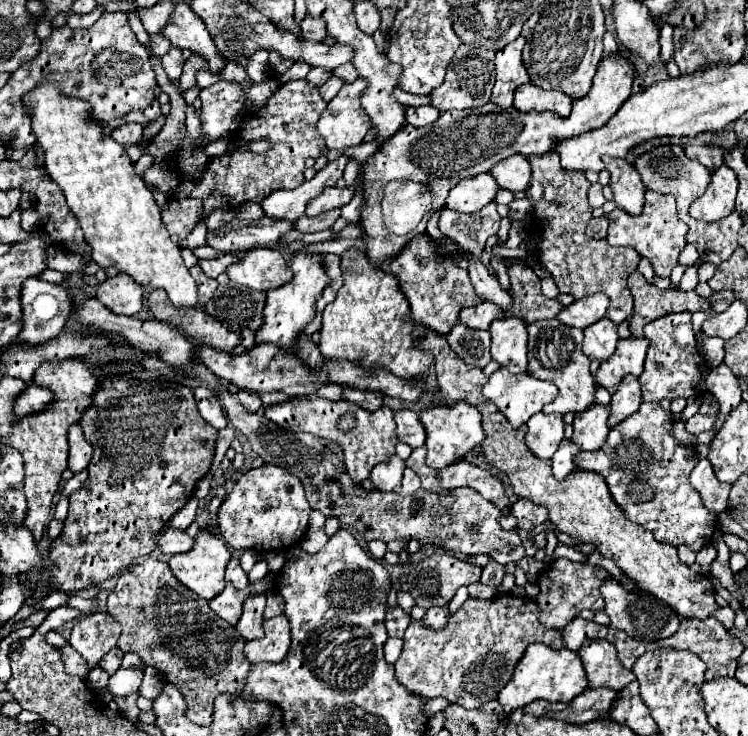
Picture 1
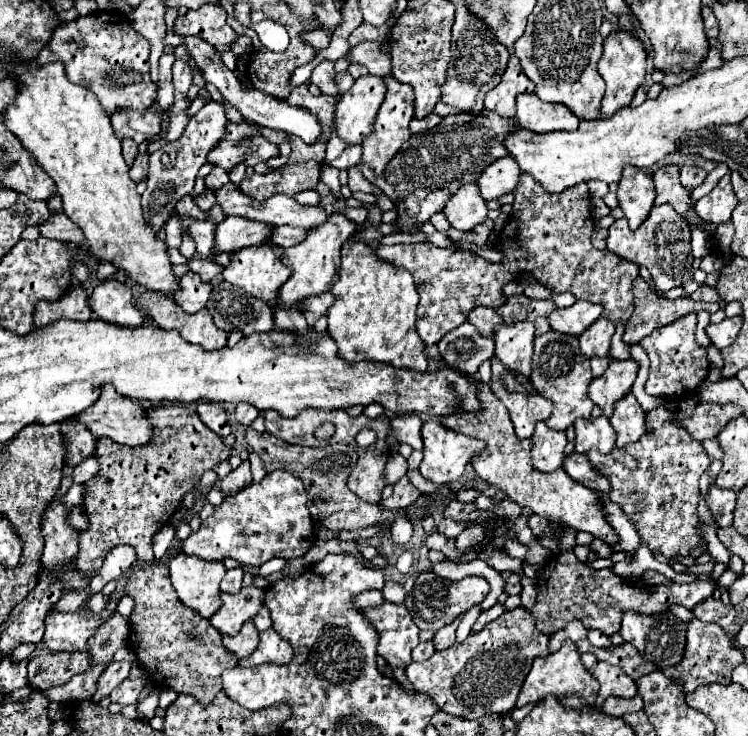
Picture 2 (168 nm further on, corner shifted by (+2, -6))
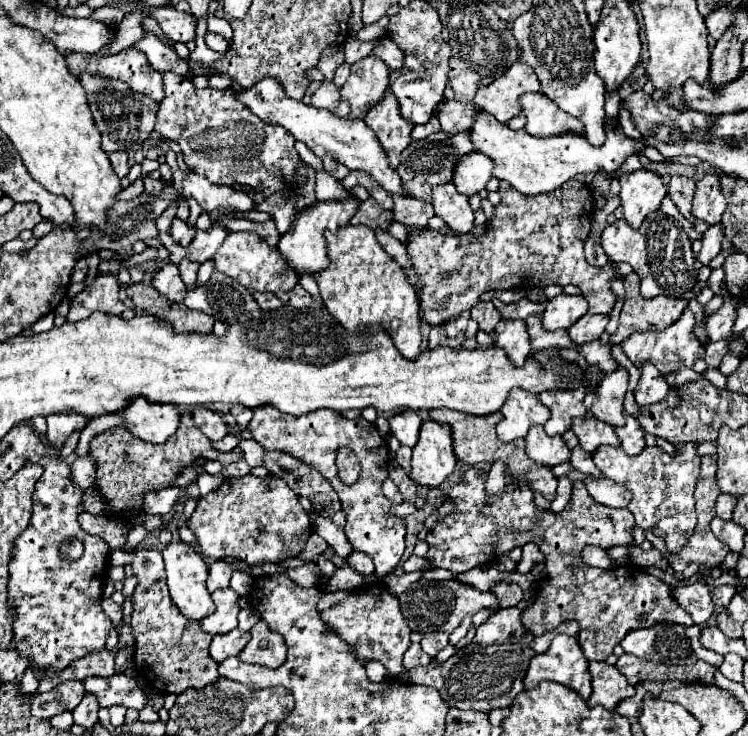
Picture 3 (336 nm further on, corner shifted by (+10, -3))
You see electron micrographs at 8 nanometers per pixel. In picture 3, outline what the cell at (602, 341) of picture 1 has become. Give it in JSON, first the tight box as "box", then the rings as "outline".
{"box":[568,314,608,344],"outline":[[[584,314],[578,322],[572,324],[572,328],[568,332],[570,332],[570,338],[576,344],[588,344],[588,342],[600,338],[600,334],[604,332],[606,324],[608,324],[608,316]]]}

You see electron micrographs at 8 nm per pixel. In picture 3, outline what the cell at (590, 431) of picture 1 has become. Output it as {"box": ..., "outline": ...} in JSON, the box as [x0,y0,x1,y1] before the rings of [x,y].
{"box":[572,418,620,454],"outline":[[[576,418],[572,424],[572,432],[578,436],[580,446],[590,454],[602,444],[620,446],[620,438],[616,436],[614,428],[598,418]]]}

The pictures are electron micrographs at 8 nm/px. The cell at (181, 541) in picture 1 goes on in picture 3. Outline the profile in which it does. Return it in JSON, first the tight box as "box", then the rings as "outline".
{"box":[188,474,312,564],"outline":[[[252,474],[226,478],[214,492],[198,500],[188,526],[198,536],[202,556],[212,560],[234,556],[246,564],[296,558],[312,534],[310,518],[302,508],[298,494],[272,474],[268,478],[256,478]]]}

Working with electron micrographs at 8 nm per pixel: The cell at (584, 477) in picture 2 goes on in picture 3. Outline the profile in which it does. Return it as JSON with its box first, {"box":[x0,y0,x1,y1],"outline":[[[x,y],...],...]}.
{"box":[586,478,632,508],"outline":[[[586,478],[586,488],[592,494],[592,498],[598,504],[610,506],[610,508],[626,508],[628,502],[632,500],[632,492],[608,478]]]}

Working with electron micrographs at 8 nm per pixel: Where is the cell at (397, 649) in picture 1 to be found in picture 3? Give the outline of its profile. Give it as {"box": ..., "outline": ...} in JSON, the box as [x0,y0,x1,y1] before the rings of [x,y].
{"box":[366,660,392,682],"outline":[[[372,660],[372,662],[366,664],[366,672],[368,672],[368,678],[372,682],[384,682],[384,680],[392,678],[392,674],[380,662],[376,662],[376,660]]]}

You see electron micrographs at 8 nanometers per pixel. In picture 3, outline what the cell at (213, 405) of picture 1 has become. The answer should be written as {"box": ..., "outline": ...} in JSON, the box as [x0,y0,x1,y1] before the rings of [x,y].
{"box":[192,408,228,440],"outline":[[[196,408],[192,412],[192,418],[196,422],[196,426],[204,432],[204,436],[208,436],[210,440],[222,440],[228,434],[228,426],[222,420],[220,414],[206,410],[206,408]]]}

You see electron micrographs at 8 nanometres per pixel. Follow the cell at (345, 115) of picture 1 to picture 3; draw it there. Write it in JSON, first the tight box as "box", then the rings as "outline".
{"box":[340,56,392,118],"outline":[[[368,56],[352,64],[350,78],[340,90],[342,98],[350,102],[352,118],[360,118],[366,112],[366,106],[382,100],[390,84],[390,72],[392,70],[376,56]]]}

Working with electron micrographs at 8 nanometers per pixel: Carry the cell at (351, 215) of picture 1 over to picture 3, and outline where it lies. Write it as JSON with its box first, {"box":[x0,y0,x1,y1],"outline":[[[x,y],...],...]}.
{"box":[364,90,414,168],"outline":[[[390,90],[386,92],[386,96],[380,104],[376,104],[372,110],[368,110],[368,114],[364,116],[364,122],[368,128],[372,128],[376,132],[382,148],[386,150],[386,154],[390,158],[390,166],[396,168],[400,164],[402,150],[408,148],[408,144],[412,142],[410,134],[412,134],[414,124],[400,116],[398,102]]]}

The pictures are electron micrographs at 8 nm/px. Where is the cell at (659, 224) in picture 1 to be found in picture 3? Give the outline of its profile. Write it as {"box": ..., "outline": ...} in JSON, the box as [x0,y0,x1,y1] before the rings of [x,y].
{"box":[602,210,698,298],"outline":[[[662,210],[652,212],[644,224],[634,230],[626,220],[616,220],[602,232],[602,248],[612,262],[628,262],[642,280],[642,298],[654,296],[682,296],[694,288],[698,282],[698,272],[694,270],[694,254],[686,232],[680,222],[666,216]]]}

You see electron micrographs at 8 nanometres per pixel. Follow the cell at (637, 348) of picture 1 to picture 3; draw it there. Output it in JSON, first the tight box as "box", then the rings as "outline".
{"box":[586,368,628,426],"outline":[[[626,368],[606,374],[596,392],[586,394],[586,408],[602,422],[610,426],[624,426],[624,396],[628,390],[628,372]]]}

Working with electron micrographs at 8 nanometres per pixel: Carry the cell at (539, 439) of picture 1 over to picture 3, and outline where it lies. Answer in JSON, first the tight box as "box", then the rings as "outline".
{"box":[526,426,570,466],"outline":[[[532,426],[526,434],[526,454],[544,466],[556,466],[570,460],[570,448],[562,436],[548,436],[544,426]]]}

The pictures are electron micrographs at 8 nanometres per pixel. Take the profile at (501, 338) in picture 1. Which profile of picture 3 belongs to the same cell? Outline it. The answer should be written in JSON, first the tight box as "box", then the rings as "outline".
{"box":[496,320,532,366],"outline":[[[500,320],[496,324],[496,346],[506,350],[514,366],[522,366],[532,352],[524,320]]]}

